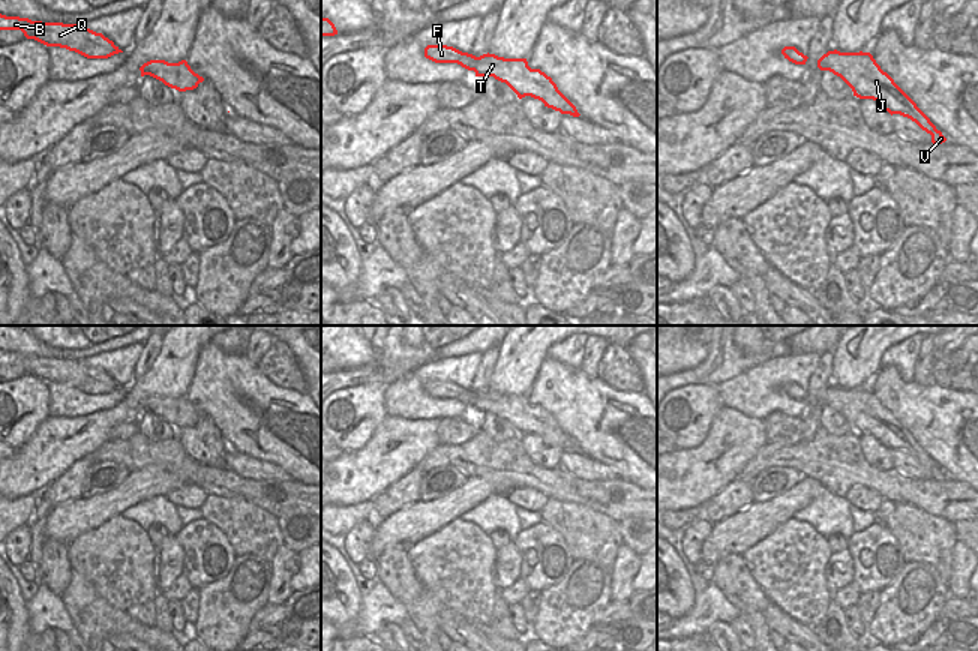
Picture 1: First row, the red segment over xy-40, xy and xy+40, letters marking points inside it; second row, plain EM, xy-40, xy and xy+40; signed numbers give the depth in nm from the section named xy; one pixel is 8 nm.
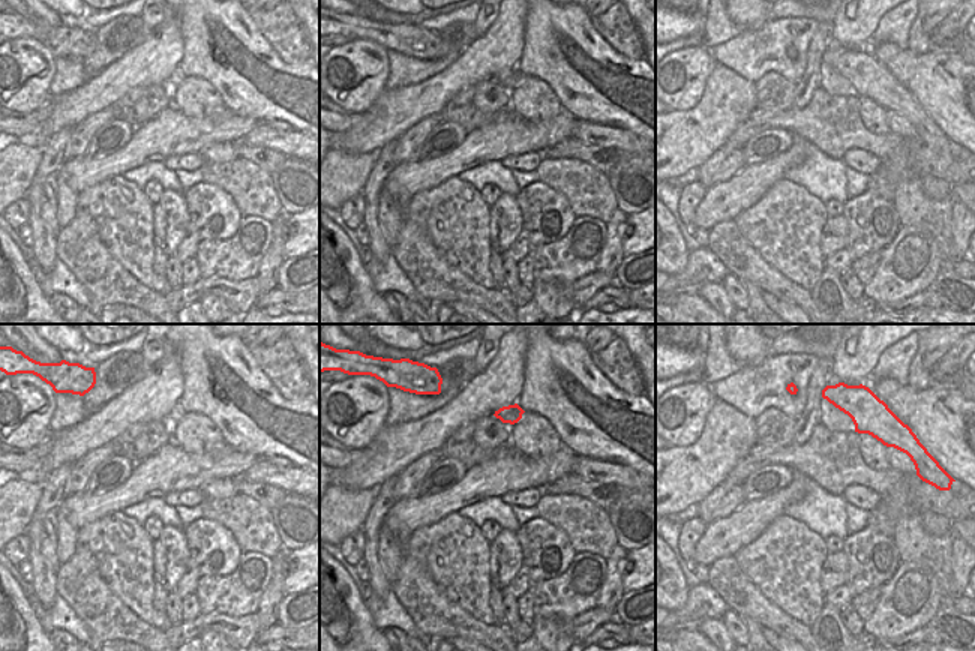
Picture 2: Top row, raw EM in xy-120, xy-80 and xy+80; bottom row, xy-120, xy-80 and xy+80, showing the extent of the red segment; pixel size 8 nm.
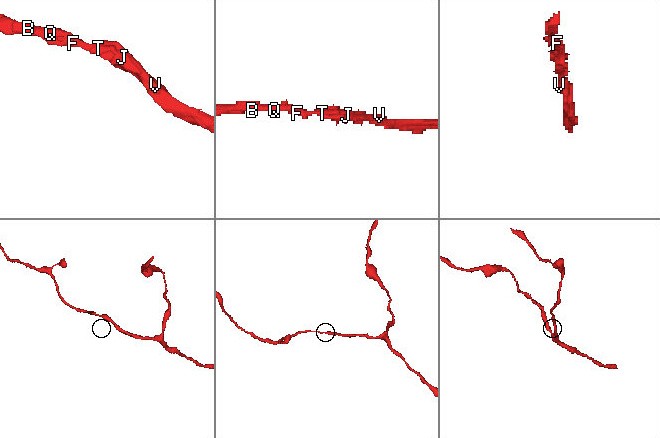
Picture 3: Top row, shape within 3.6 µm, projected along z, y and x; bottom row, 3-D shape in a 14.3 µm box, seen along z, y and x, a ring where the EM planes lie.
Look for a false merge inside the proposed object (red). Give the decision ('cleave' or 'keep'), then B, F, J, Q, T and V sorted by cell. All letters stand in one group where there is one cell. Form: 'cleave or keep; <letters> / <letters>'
keep; B F J Q T V

